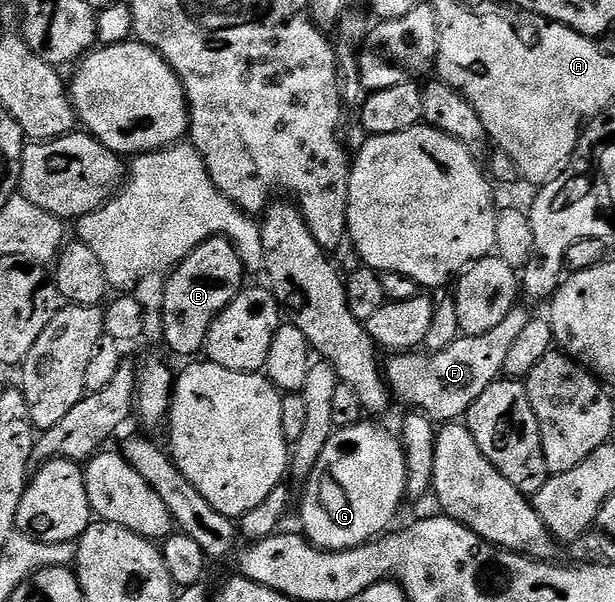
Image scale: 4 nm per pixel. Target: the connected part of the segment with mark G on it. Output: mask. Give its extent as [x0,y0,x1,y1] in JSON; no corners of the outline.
[299,423,407,549]

